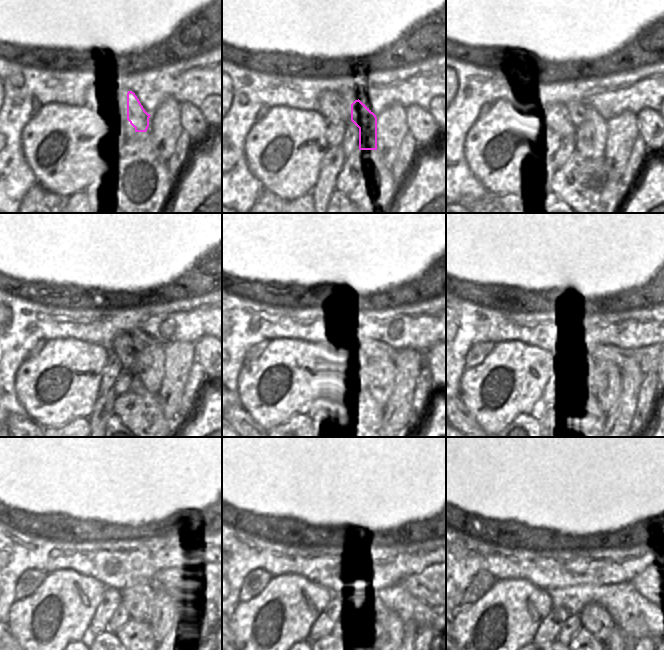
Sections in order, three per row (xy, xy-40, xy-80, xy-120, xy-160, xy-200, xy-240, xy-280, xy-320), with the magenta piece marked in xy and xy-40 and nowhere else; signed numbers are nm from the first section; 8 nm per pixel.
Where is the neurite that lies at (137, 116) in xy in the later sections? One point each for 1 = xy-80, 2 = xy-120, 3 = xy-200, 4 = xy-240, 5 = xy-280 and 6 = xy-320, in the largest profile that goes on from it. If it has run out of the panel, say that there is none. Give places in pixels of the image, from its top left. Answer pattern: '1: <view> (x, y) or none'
1: xy-80 (590, 138)
2: xy-120 (149, 362)
3: xy-200 (608, 373)
4: xy-240 (163, 619)
5: xy-280 (390, 636)
6: xy-320 (616, 640)

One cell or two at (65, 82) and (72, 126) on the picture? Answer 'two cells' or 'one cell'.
two cells

